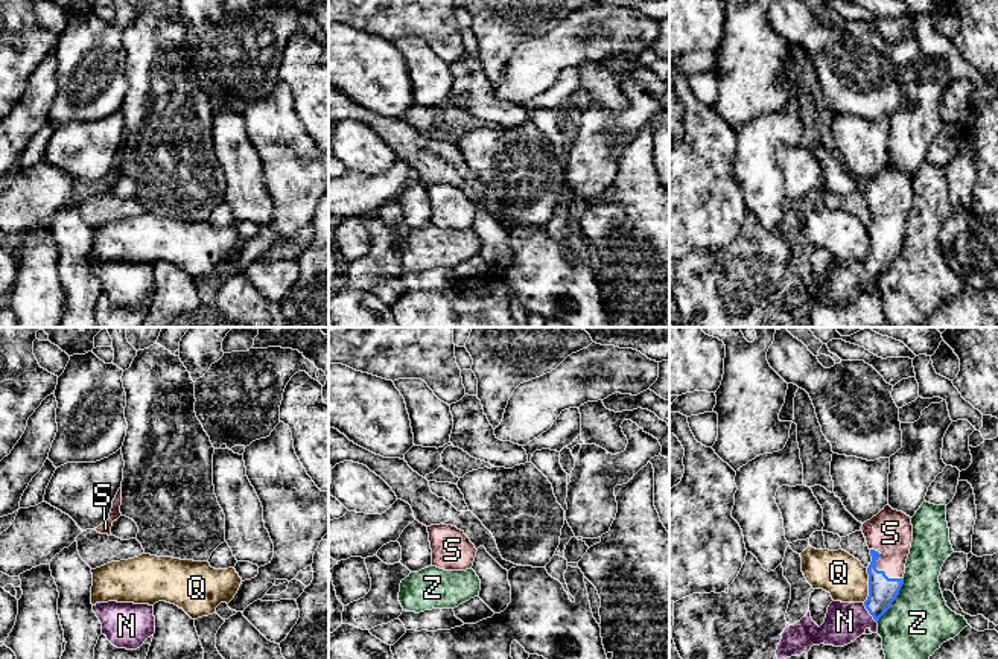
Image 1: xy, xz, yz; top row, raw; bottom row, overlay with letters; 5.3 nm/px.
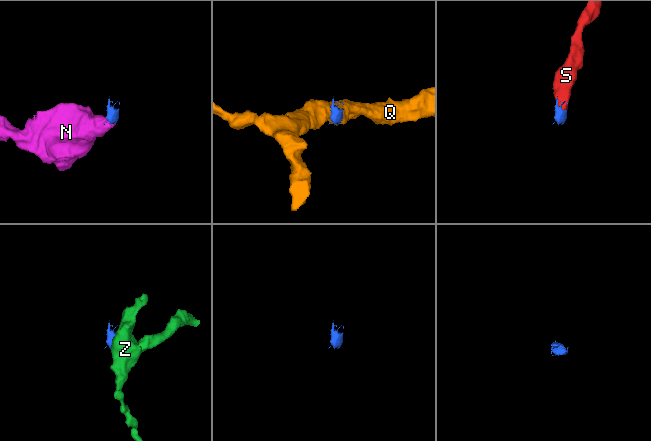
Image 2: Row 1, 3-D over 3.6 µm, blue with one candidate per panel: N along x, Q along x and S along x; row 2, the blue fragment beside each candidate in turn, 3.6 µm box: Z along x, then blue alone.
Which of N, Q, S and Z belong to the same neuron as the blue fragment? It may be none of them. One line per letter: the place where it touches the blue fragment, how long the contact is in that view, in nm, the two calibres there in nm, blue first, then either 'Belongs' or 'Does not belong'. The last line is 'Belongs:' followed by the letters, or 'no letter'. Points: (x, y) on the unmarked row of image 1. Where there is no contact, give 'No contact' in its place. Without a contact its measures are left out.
N: Touches blue at yz (869, 271). Shared border 130 nm. Thickness 160 nm (blue) against 200 nm. Belongs
Q: Touches blue at yz (869, 244). Shared border 190 nm. Thickness 160 nm (blue) against 240 nm. Does not belong
S: Touches blue at yz (877, 229). Shared border 240 nm. Thickness 160 nm (blue) against 240 nm. Belongs
Z: Touches blue at yz (895, 257). Shared border 280 nm. Thickness 160 nm (blue) against 340 nm. Does not belong
Belongs: N, S

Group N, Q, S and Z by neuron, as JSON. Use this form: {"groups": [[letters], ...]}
{"groups": [["N", "S"], ["Q"], ["Z"]]}

